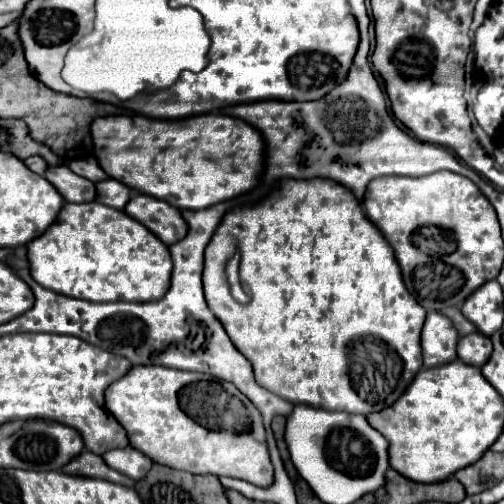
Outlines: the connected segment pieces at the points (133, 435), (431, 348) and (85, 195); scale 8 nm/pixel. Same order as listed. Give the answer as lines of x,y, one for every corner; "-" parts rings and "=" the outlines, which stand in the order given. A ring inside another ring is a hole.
132,366
130,372
106,390
106,406
114,418
126,428
130,446
150,456
162,466
186,470
192,474
214,474
246,480
260,488
268,488
274,480
274,468
268,454
266,430
262,424
260,410
234,386
226,382
232,396
244,404
242,432
234,430
208,430
194,422
178,404
178,392
192,382
212,380
198,372
182,372
164,366
=
428,312
426,324
422,328
422,354
424,368
442,366
454,362
458,344
458,332
450,318
440,312
=
52,166
46,170
46,180
56,186
66,202
94,202
96,186
82,176
76,176
68,166

